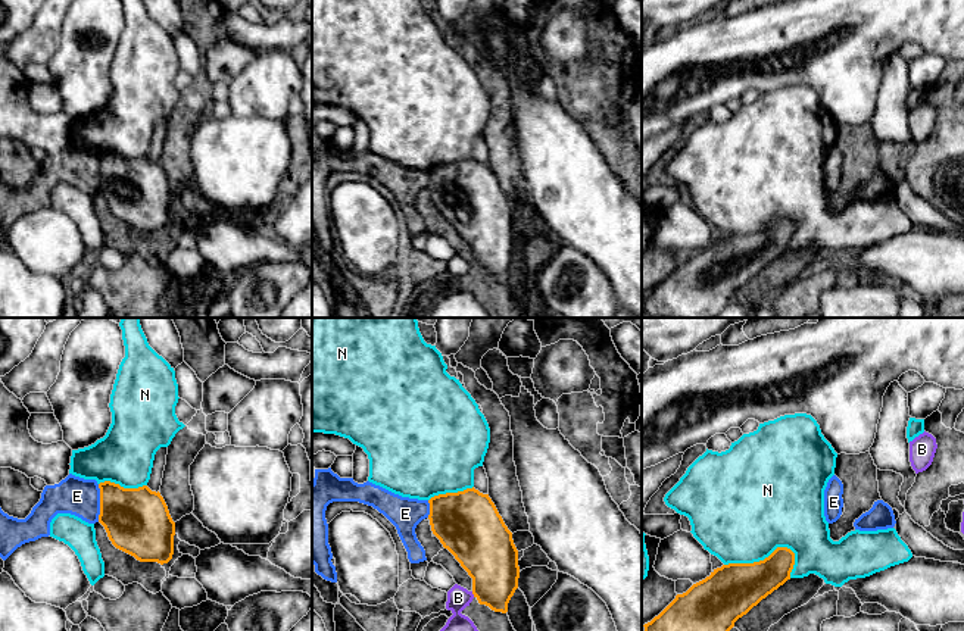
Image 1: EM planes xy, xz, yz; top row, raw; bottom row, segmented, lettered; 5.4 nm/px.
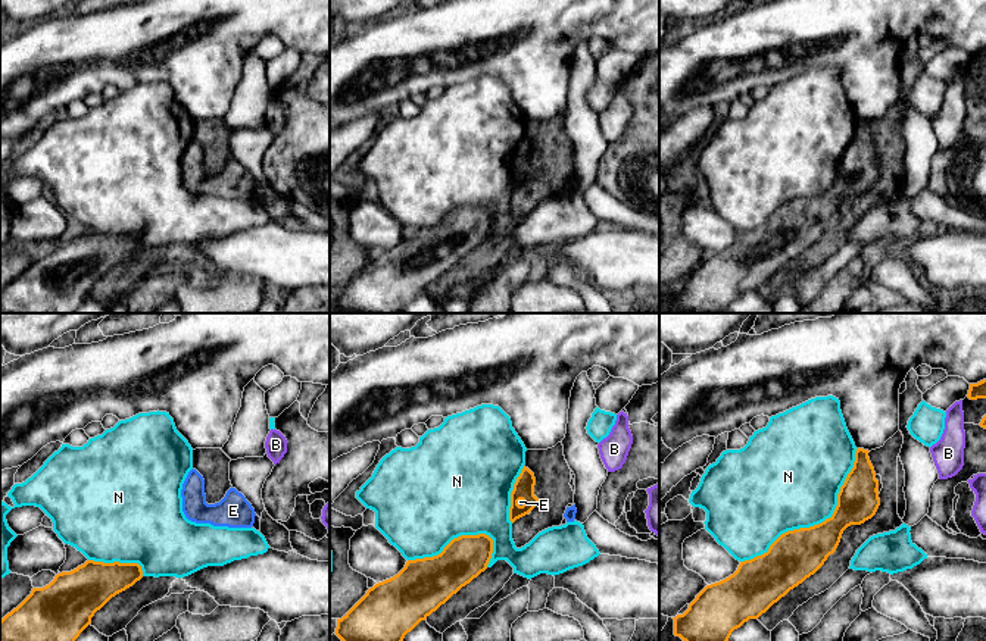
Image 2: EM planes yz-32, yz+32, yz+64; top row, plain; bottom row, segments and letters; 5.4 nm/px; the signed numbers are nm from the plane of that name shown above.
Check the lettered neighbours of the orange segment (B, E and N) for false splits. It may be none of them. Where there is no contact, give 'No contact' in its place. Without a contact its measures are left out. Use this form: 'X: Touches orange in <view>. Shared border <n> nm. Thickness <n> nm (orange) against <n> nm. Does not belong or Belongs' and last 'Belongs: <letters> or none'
B: Touches orange in xz. Shared border 40 nm. Thickness 320 nm (orange) against 130 nm. Does not belong
E: Touches orange in xy. Shared border 200 nm. Thickness 360 nm (orange) against 200 nm. Does not belong
N: Touches orange in yz. Shared border 400 nm. Thickness 300 nm (orange) against 480 nm. Does not belong
Belongs: none

